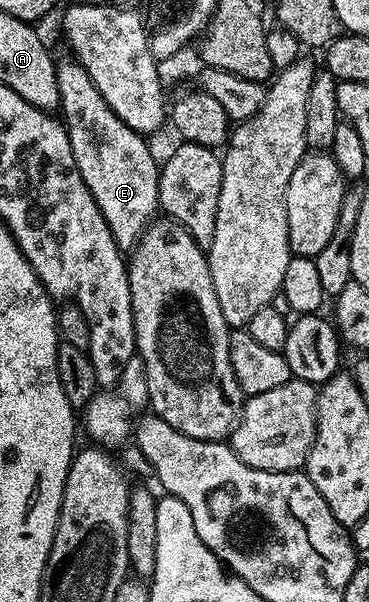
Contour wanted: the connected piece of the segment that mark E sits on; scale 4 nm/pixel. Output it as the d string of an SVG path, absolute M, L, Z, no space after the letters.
M60 59L55 65L58 111L63 112L61 123L67 130L69 146L73 146L77 170L81 170L81 178L85 178L85 186L89 186L89 194L116 246L120 250L134 249L159 208L160 161L155 161L150 146L143 141L146 139L113 114L109 102L93 86L93 78L89 78L78 60L66 59Z

